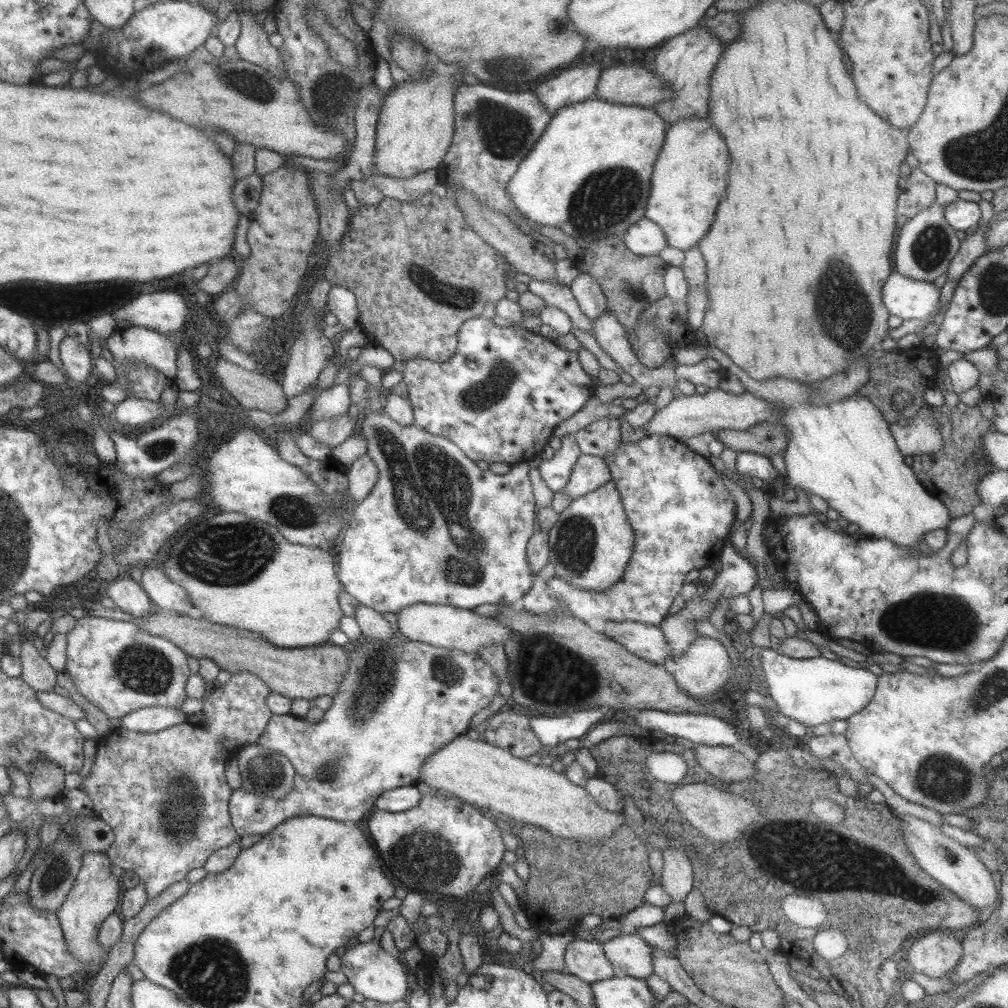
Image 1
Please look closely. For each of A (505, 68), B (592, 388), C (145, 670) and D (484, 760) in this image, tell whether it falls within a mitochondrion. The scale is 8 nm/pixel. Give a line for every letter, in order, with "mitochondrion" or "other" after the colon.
A: mitochondrion
B: other
C: mitochondrion
D: other

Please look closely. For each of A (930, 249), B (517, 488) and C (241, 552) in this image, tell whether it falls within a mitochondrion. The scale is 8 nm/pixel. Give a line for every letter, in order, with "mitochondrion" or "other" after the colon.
A: mitochondrion
B: other
C: mitochondrion

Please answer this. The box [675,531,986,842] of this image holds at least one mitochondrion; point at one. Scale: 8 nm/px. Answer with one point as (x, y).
(947, 626)

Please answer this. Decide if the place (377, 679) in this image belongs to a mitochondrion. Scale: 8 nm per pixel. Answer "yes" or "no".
yes

